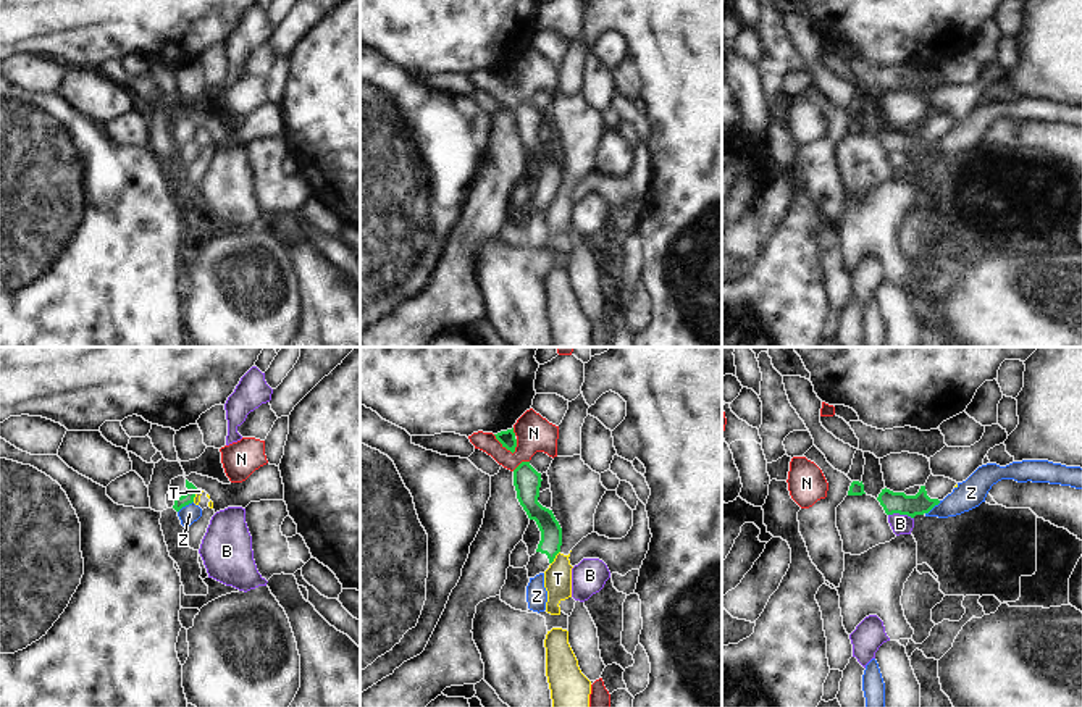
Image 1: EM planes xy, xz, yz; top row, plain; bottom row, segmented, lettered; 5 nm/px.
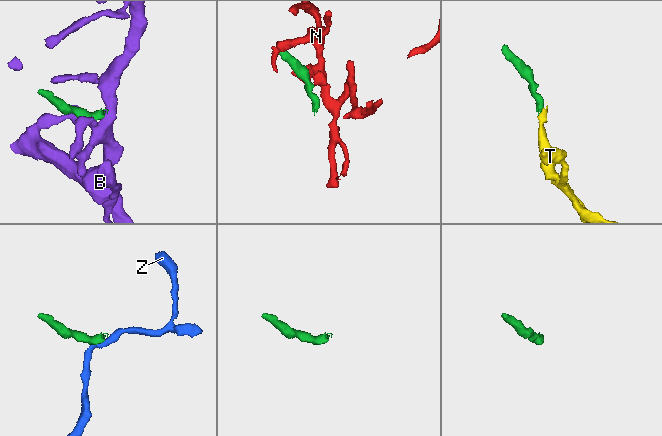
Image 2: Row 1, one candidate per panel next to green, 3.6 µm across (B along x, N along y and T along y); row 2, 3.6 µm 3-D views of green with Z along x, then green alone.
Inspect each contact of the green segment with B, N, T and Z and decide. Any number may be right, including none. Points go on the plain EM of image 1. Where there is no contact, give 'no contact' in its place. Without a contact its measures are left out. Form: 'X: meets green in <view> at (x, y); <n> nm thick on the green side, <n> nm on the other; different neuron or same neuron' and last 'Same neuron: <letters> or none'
B: meets green in yz at (901, 152); 110 nm thick on the green side, 100 nm on the other; different neuron
N: meets green in xz at (504, 84); 80 nm thick on the green side, 180 nm on the other; different neuron
T: meets green in xz at (554, 196); 110 nm thick on the green side, 140 nm on the other; different neuron
Z: meets green in yz at (932, 146); 110 nm thick on the green side, 140 nm on the other; different neuron
Same neuron: none

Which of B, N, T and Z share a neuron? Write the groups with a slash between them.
B / N / T / Z

